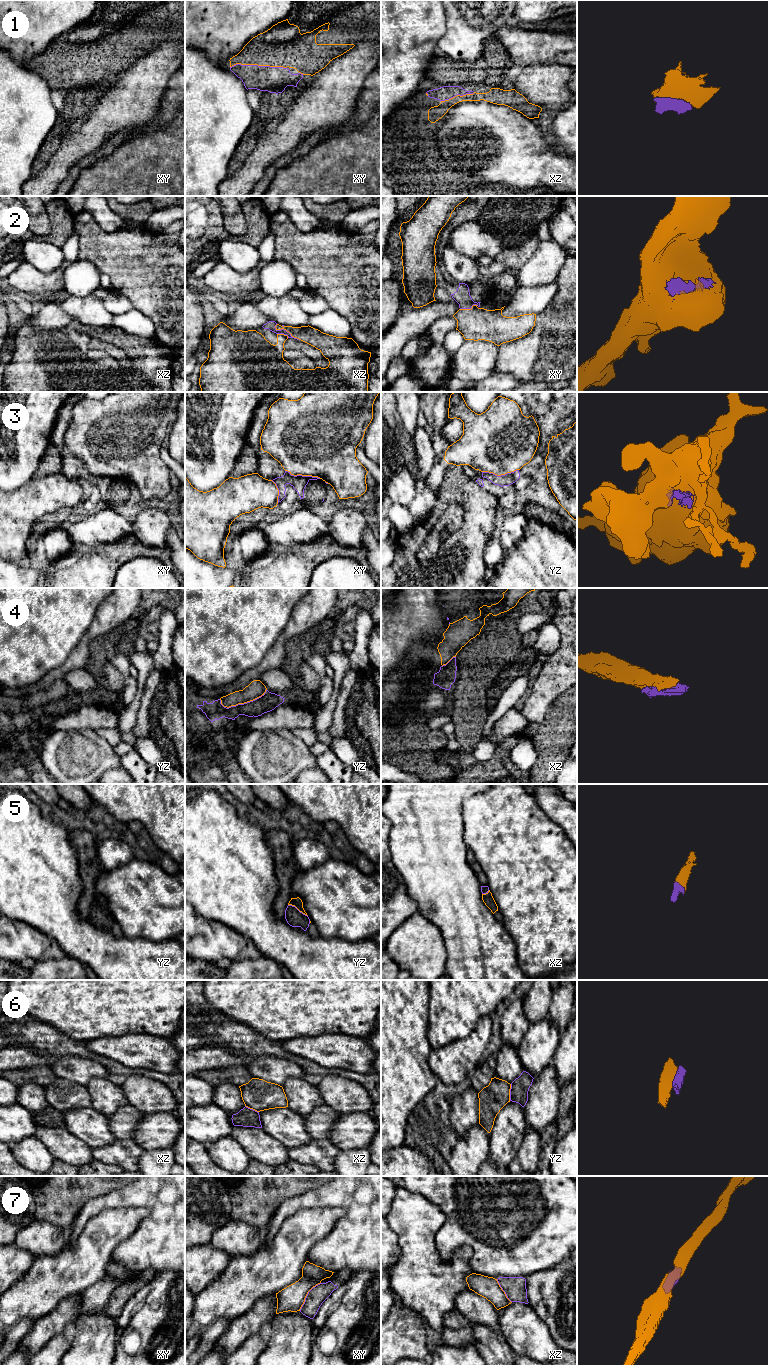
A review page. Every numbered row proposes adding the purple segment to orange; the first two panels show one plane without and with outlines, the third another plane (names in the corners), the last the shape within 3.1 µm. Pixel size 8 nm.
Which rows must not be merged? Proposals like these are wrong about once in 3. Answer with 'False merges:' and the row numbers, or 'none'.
False merges: 3, 4, 6, 7

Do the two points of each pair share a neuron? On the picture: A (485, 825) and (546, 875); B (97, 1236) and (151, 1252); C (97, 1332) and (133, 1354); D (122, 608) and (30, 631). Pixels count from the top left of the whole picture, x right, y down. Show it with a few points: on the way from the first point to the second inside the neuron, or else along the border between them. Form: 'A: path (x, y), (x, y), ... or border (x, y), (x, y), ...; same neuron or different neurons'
A: path (500, 829), (531, 860); same neuron
B: border (137, 1227), (114, 1250), (110, 1260); different neurons
C: border (117, 1336), (114, 1354); different neurons
D: border (106, 598), (97, 609), (91, 625), (82, 635); different neurons

